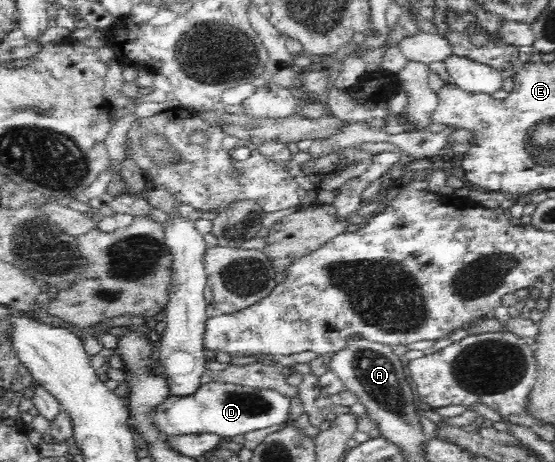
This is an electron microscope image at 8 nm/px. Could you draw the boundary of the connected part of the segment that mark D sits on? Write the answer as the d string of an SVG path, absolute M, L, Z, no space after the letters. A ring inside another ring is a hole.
M209 382L201 384L199 391L188 398L167 398L158 409L155 419L159 429L170 436L184 434L213 433L224 439L238 434L247 434L251 430L263 430L288 420L291 410L290 398L277 390L249 388L240 384L219 384Z

